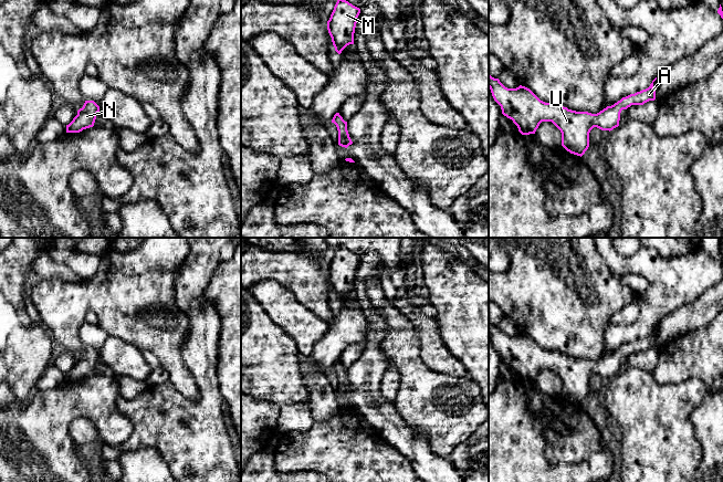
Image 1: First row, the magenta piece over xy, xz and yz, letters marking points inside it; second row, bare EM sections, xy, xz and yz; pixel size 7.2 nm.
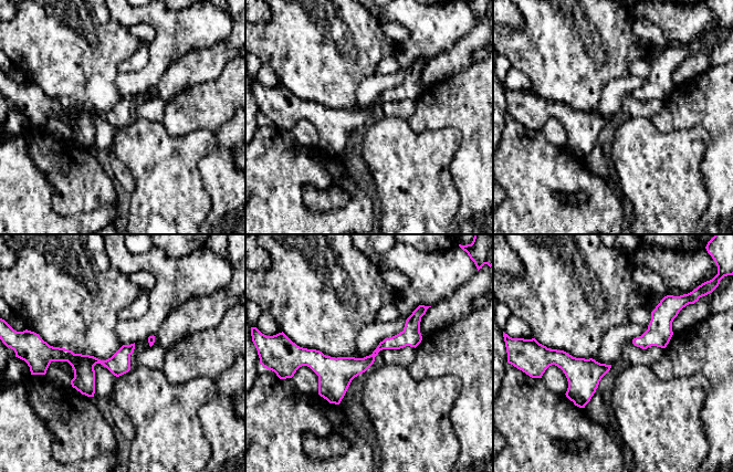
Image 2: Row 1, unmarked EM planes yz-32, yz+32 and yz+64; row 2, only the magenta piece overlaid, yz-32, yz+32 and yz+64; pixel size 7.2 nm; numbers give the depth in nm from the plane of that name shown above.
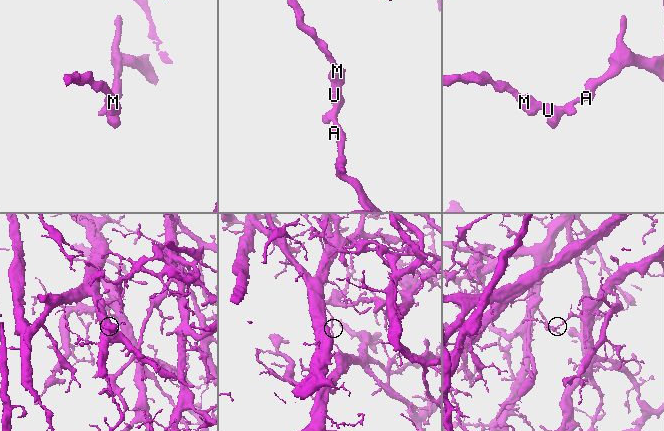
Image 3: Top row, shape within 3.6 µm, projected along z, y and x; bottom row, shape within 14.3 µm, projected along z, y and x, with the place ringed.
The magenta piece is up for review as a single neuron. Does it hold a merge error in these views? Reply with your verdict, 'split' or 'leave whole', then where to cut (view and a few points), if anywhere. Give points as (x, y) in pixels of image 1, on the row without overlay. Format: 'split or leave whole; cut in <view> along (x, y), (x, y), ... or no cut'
leave whole; no cut

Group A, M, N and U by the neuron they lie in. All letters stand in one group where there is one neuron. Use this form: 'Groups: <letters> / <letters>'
Groups: A M N U

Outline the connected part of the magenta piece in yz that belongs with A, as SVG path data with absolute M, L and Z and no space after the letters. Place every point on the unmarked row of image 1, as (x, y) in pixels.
M491 323L489 336L494 348L501 354L502 362L513 368L522 383L535 381L542 369L552 369L562 380L562 394L570 401L581 405L589 395L589 380L594 375L610 379L619 374L622 357L656 347L656 327L657 325L648 336L622 345L597 362L545 350L530 336L522 333L507 336Z

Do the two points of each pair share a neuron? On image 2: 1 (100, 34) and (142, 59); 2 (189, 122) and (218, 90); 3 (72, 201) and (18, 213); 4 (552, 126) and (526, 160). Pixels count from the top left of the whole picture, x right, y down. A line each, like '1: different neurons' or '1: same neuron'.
1: different neurons
2: same neuron
3: different neurons
4: different neurons

